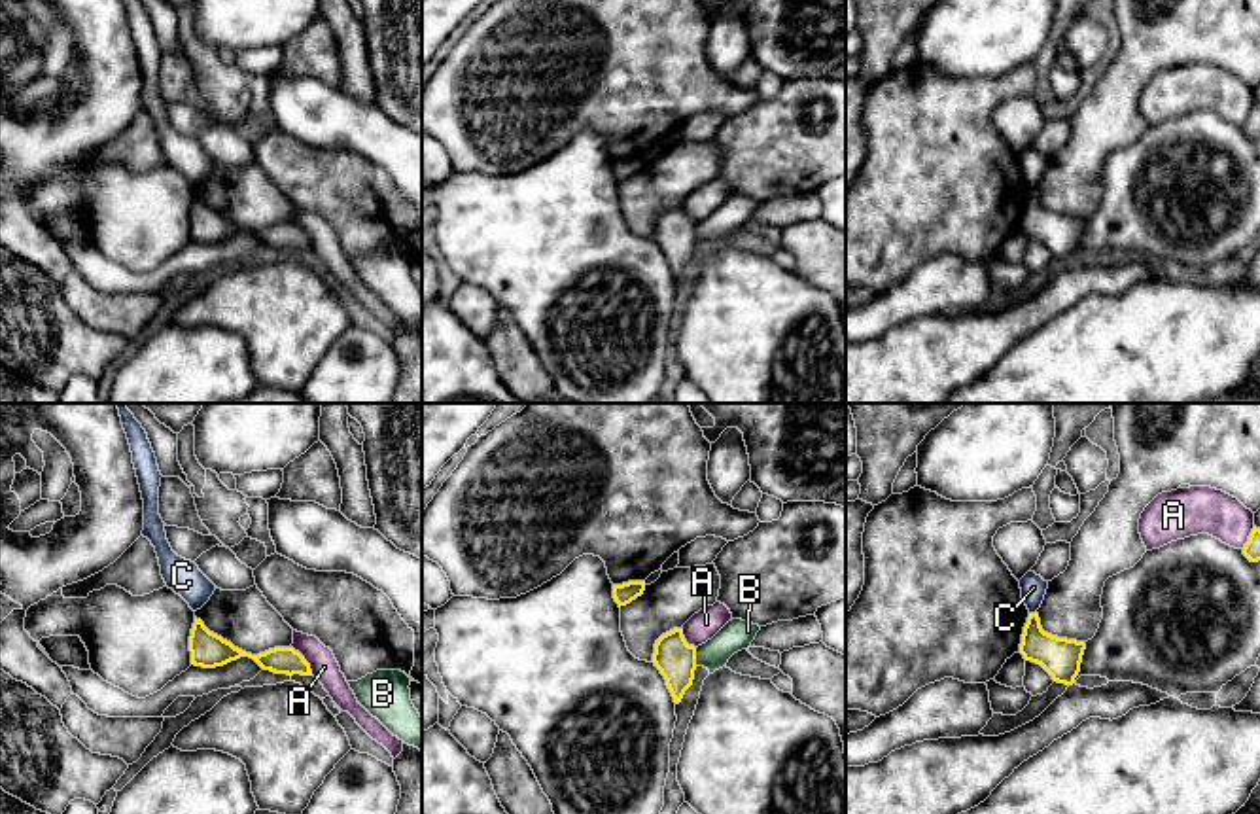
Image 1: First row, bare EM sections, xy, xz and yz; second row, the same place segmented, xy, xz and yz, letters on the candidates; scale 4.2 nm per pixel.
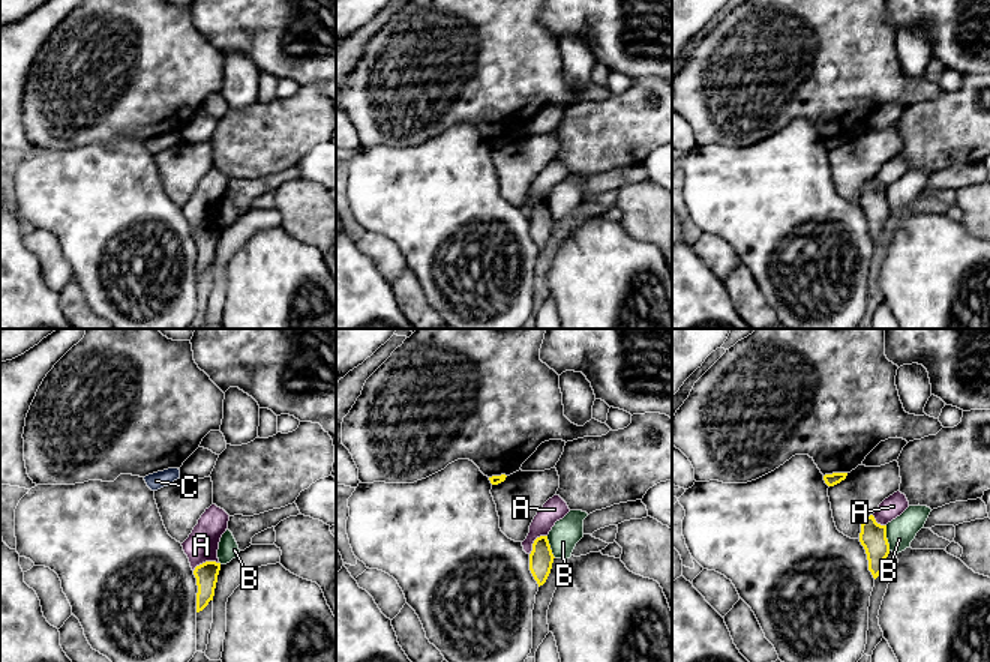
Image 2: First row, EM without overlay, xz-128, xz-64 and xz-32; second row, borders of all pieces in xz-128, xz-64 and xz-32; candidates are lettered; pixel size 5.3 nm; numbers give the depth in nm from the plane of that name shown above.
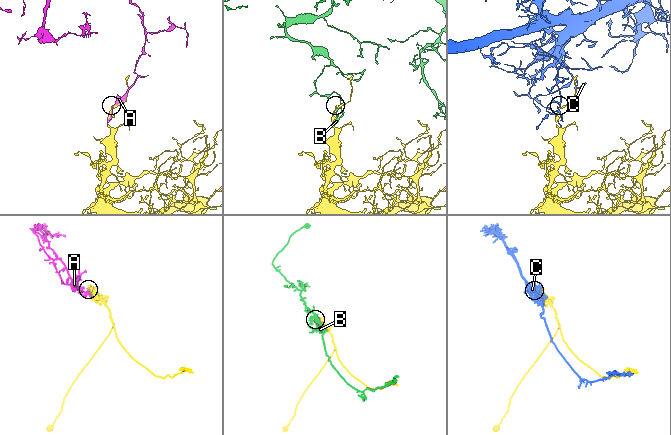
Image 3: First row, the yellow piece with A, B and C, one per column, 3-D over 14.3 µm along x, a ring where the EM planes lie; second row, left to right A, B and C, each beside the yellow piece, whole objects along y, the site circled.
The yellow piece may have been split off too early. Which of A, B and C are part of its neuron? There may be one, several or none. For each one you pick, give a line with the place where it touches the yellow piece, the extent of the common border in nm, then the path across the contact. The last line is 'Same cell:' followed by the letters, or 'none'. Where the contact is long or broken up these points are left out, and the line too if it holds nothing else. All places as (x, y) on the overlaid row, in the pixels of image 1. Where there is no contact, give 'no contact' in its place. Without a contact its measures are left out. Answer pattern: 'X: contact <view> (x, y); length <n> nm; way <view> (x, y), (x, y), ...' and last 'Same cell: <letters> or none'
Same cell: none

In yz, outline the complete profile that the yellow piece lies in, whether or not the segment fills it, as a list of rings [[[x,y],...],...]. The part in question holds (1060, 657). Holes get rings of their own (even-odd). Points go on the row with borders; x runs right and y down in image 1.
[[[1029,613],[1024,627],[1020,653],[1025,661],[1041,664],[1054,681],[1073,685],[1080,672],[1086,644],[1058,638],[1042,630],[1039,613]]]

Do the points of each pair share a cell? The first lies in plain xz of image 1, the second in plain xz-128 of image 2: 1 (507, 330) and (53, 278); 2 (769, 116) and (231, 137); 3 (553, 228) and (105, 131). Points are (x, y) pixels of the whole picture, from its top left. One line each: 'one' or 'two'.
1: two
2: one
3: two

